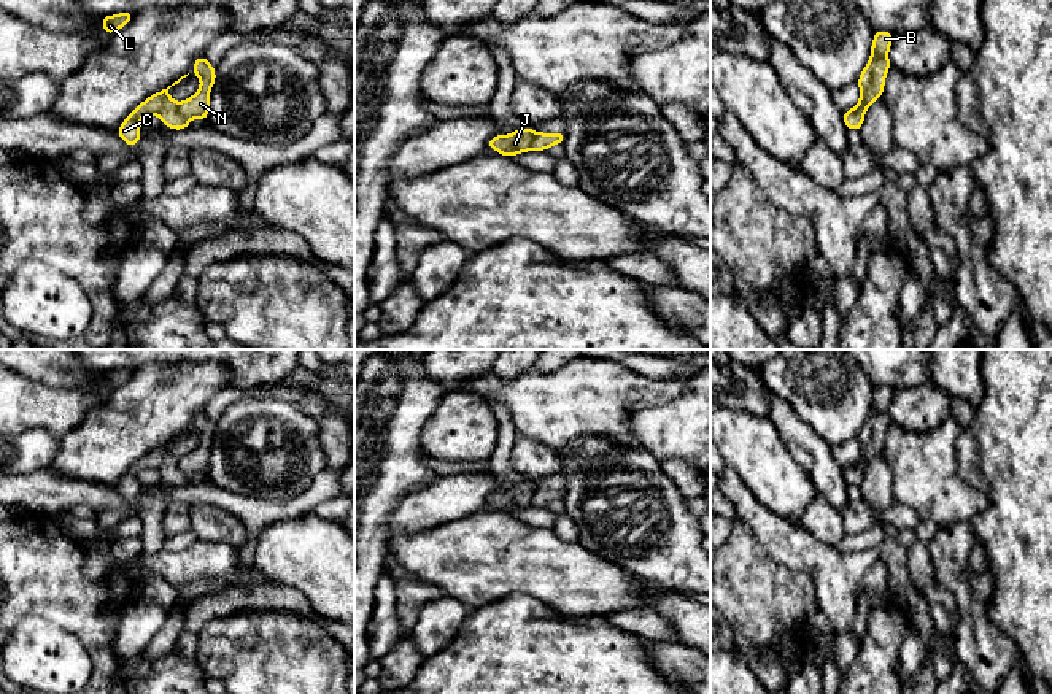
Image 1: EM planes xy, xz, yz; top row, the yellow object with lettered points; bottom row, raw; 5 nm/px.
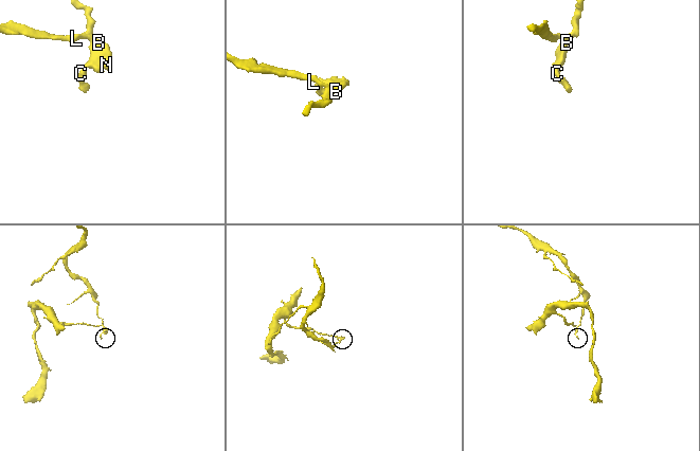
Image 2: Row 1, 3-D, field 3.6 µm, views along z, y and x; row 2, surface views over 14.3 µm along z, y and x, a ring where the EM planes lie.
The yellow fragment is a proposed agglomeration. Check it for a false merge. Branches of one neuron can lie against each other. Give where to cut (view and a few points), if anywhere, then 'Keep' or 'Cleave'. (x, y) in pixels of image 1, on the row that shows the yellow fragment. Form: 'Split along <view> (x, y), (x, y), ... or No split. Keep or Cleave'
Split along xy (177, 105), (177, 110), (188, 119). Cleave

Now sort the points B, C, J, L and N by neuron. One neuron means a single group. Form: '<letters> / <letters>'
B N / C J L

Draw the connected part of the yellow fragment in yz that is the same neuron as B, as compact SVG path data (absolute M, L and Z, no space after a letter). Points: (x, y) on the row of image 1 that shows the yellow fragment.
M877 30L872 37L871 56L888 56L895 35L890 30Z

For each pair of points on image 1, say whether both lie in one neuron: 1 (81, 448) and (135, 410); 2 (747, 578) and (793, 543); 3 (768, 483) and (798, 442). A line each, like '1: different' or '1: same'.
1: same
2: different
3: different

